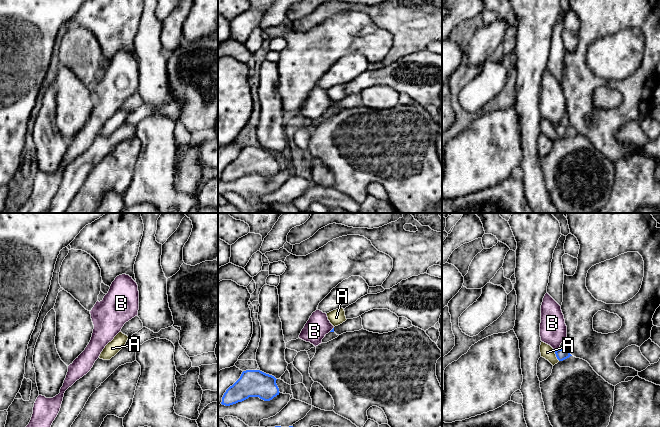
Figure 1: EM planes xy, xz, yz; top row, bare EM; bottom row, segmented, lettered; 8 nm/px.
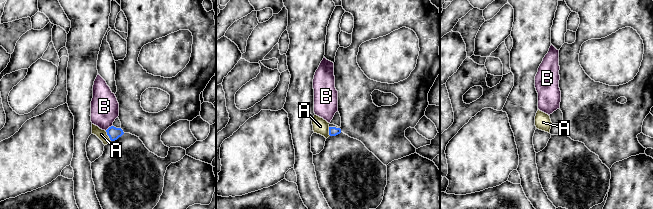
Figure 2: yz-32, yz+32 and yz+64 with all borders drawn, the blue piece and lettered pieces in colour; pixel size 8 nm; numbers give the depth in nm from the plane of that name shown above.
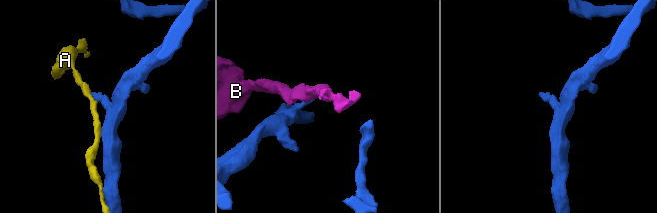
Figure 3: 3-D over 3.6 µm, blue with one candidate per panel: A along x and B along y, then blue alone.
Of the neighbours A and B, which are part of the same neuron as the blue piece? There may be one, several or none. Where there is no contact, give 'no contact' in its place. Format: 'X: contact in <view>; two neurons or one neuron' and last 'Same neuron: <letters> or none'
A: contact in yz; two neurons
B: contact in yz; two neurons
Same neuron: none

